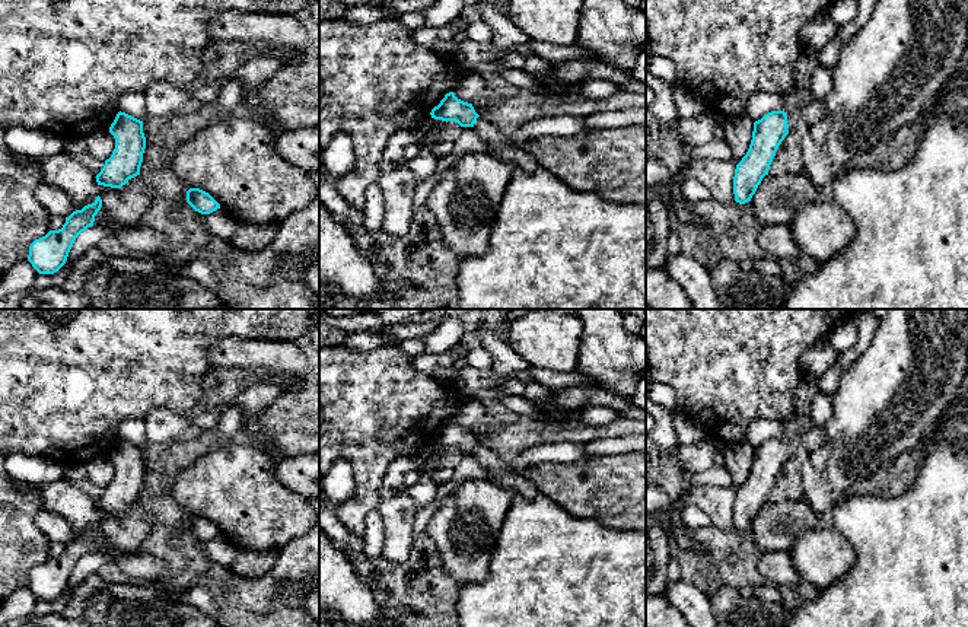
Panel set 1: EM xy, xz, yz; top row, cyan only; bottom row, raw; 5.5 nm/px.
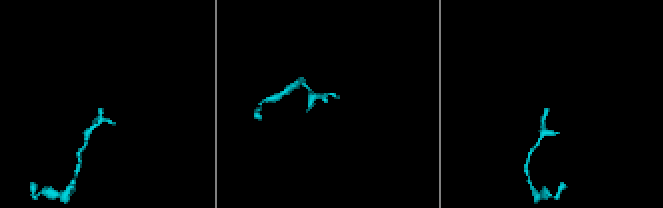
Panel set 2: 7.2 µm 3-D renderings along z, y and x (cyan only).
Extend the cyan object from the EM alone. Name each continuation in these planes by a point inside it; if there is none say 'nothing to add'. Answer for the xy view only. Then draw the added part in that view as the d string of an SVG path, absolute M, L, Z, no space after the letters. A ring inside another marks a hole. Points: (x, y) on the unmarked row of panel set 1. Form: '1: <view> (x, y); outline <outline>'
nothing to add

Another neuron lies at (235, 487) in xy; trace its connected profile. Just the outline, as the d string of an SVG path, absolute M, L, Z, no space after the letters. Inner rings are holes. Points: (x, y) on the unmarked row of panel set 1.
M254 445L219 448L178 474L171 497L190 515L208 519L239 550L280 550L306 535L316 513L308 500L277 481L276 465L277 458Z

